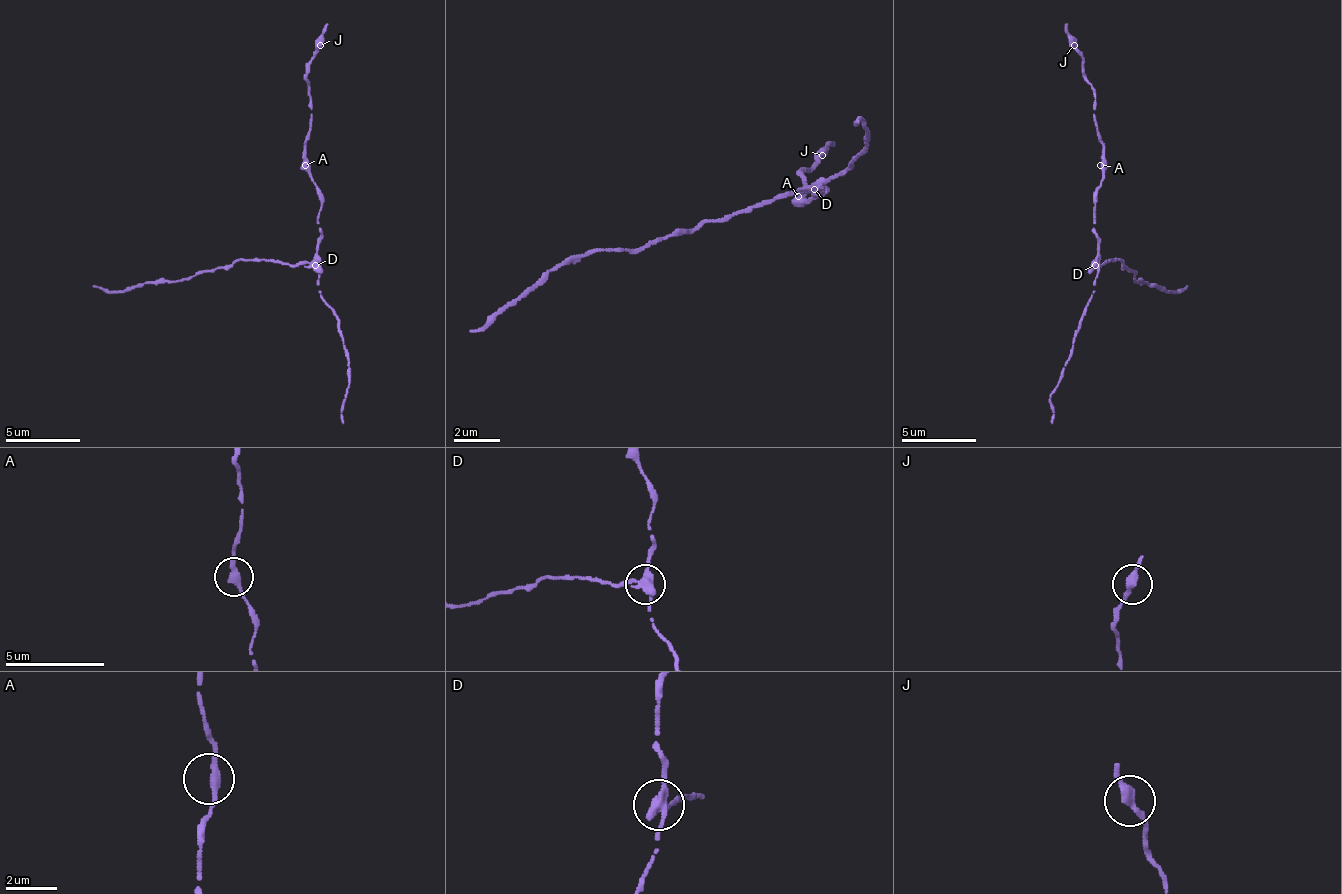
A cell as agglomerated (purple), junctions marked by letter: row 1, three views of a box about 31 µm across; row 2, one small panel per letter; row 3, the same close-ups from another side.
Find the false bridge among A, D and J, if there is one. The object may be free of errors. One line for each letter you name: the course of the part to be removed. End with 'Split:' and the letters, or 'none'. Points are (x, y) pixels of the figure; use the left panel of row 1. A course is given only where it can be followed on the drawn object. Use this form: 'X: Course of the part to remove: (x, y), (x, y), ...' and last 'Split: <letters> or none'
D: Course of the part to remove: (316, 266), (237, 262), (122, 292), (103, 292), (92, 284)
Split: D

